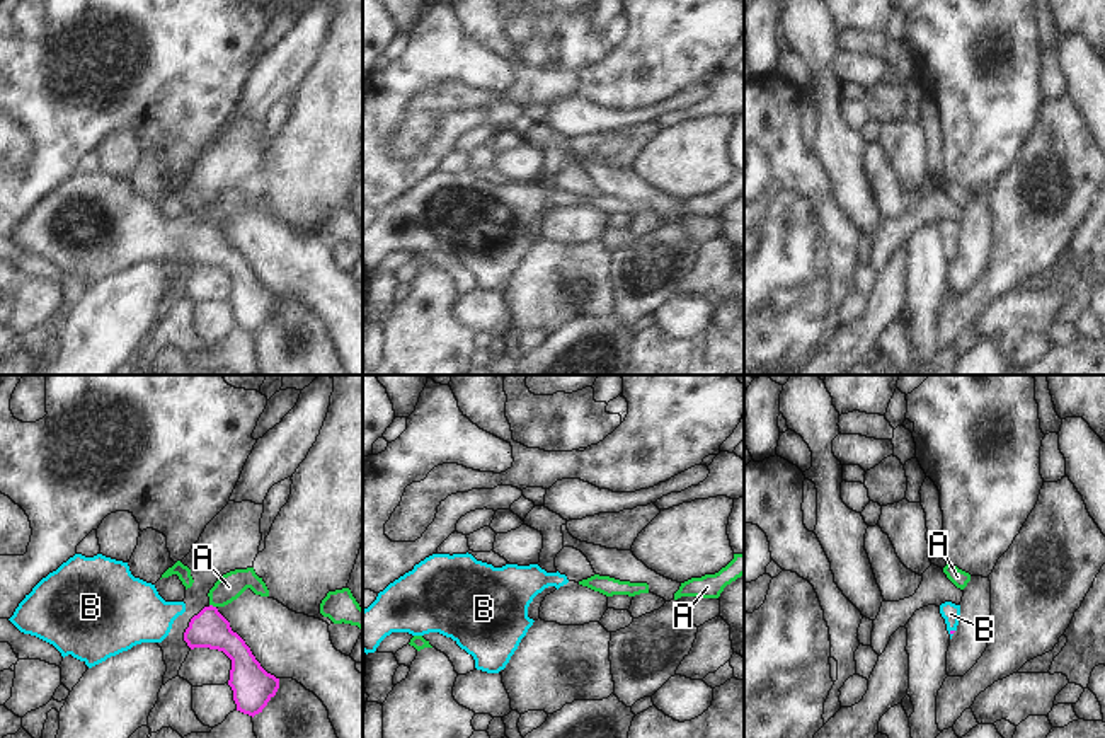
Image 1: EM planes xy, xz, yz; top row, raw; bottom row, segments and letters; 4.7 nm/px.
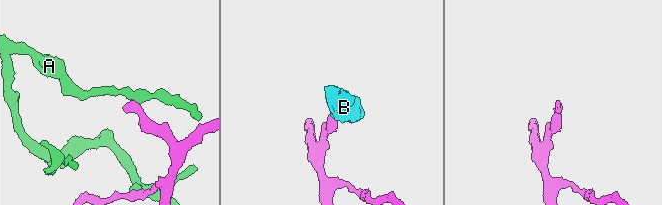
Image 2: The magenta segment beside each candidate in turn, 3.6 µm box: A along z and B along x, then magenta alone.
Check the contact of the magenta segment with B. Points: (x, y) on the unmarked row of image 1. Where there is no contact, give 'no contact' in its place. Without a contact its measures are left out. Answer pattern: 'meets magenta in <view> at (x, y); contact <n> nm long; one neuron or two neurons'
meets magenta in yz at (950, 249); contact 40 nm long; one neuron

